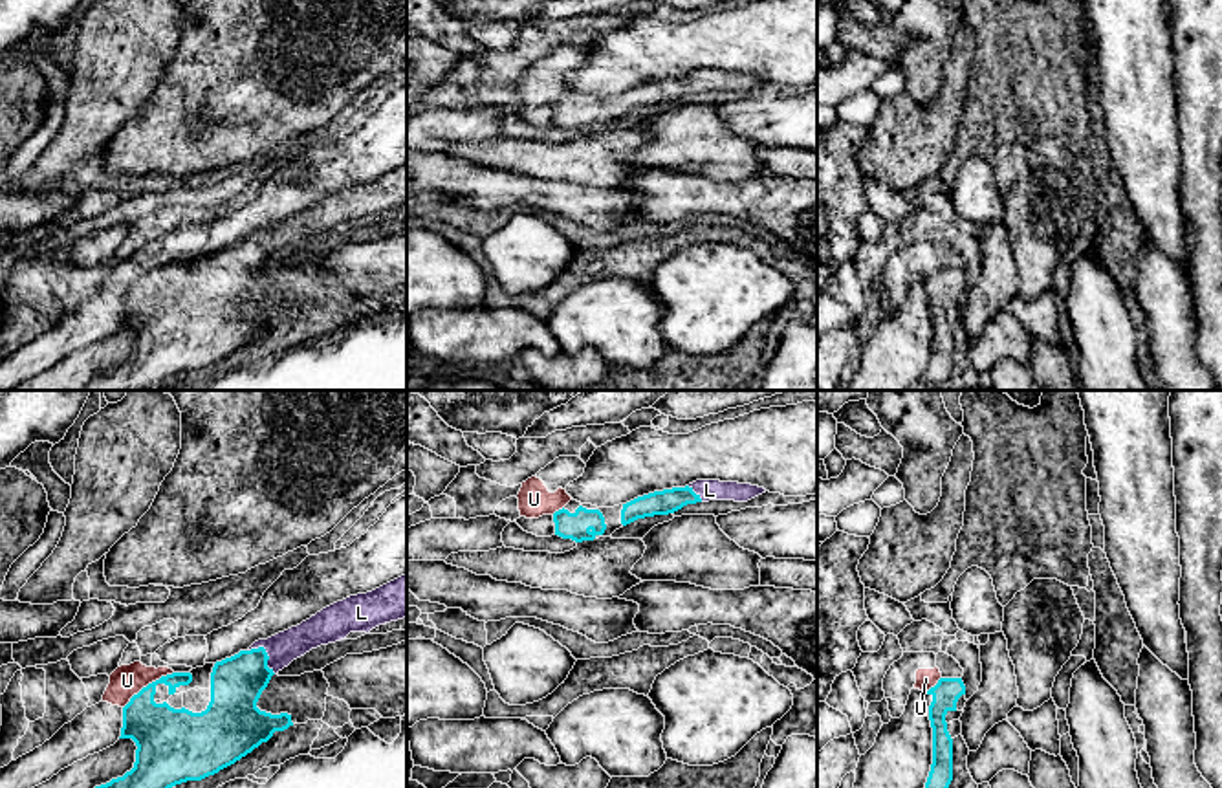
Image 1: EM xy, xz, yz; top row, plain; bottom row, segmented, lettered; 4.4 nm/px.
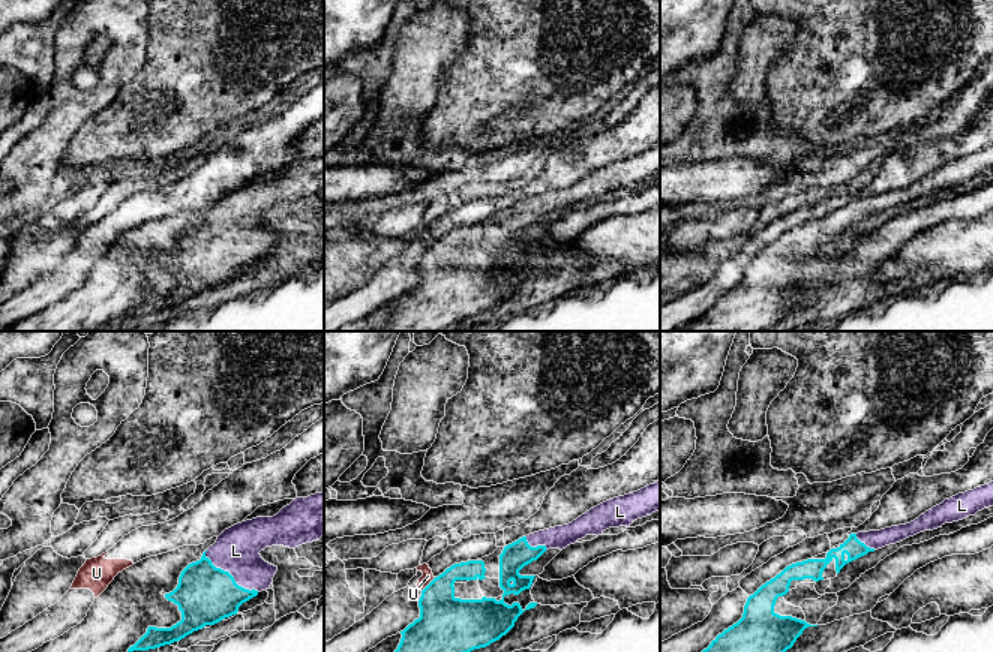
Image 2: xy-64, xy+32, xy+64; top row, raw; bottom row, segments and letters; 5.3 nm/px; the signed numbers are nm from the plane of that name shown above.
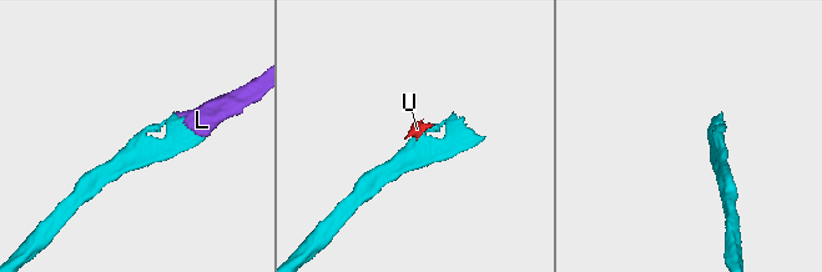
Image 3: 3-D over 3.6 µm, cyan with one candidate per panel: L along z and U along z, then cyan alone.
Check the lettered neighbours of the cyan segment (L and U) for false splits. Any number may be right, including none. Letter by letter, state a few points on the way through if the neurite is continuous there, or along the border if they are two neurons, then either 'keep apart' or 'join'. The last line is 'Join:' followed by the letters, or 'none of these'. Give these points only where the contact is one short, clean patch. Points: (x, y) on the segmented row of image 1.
L: way xy (237, 682), (266, 653), (277, 653), (284, 647); join
U: border xy (173, 671), (143, 686), (123, 708); keep apart
Join: L

